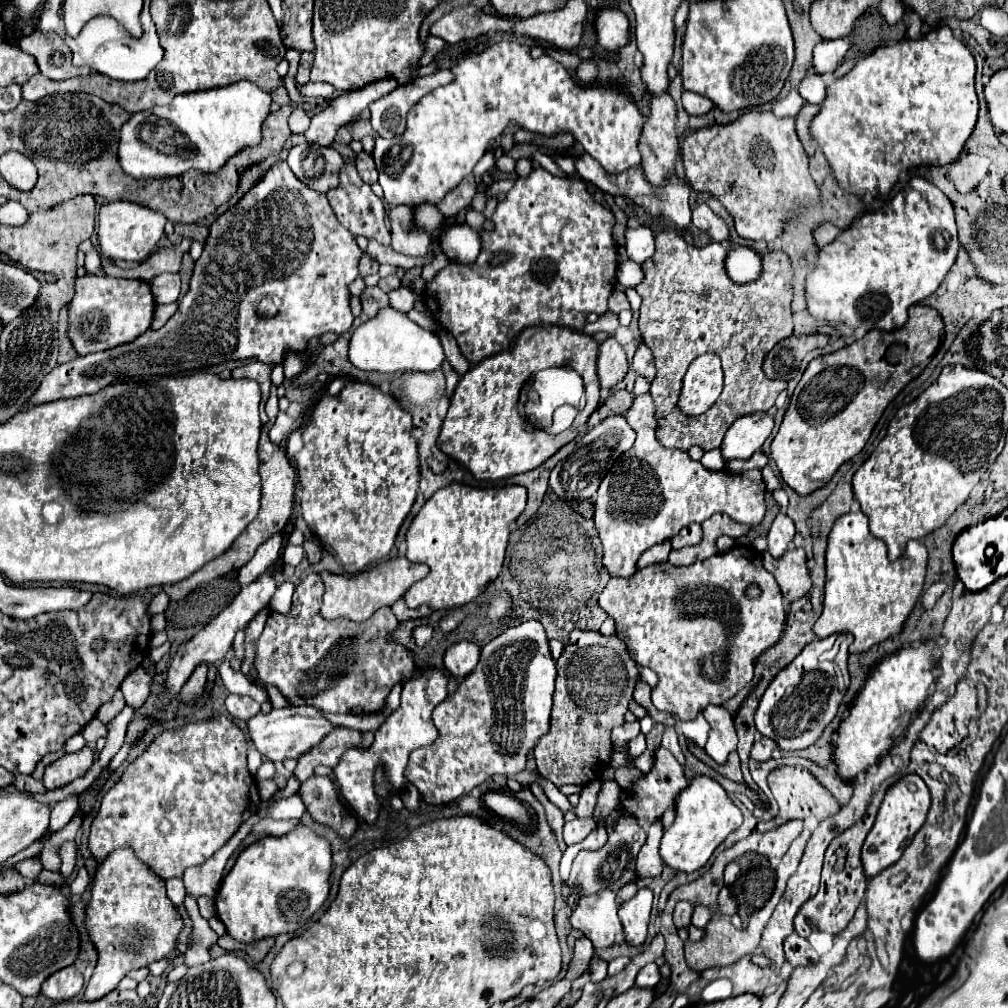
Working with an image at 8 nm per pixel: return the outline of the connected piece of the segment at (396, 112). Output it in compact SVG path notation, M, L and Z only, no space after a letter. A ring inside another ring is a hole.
M439 70L433 76L421 76L407 86L397 86L387 96L369 104L371 110L371 126L383 138L395 138L405 132L405 118L409 108L421 100L421 96L429 94L433 88L445 86L453 82L451 70Z

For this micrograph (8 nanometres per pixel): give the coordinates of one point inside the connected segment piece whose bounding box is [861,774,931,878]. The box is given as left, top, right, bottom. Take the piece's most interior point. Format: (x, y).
(905, 806)

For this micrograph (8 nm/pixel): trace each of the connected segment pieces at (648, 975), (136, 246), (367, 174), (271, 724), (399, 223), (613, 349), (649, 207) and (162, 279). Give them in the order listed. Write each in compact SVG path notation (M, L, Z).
M647 964L647 966L637 974L635 984L637 984L639 988L653 988L659 980L661 980L661 976L659 976L659 970L657 970L657 964Z
M111 202L103 204L99 210L99 242L103 248L103 254L109 260L125 260L125 262L143 262L157 242L163 236L163 226L167 218L161 212L155 212L151 208L143 208L133 202Z
M359 152L355 158L355 166L357 166L357 172L363 182L367 182L367 184L377 182L377 170L375 170L375 162L373 162L371 154Z
M291 706L281 710L271 710L267 714L259 712L257 716L247 720L247 734L255 748L269 760L285 760L285 758L299 758L309 748L317 746L325 734L329 734L335 726L319 716L319 710L313 706Z
M391 206L387 210L387 220L391 224L391 246L399 254L425 256L429 252L431 236L413 222L415 206Z
M613 336L607 338L599 346L599 360L597 360L597 374L599 374L601 388L613 390L625 378L627 368L629 364L625 358L625 350Z
M585 152L575 158L575 170L577 170L577 174L579 174L583 180L595 184L595 186L601 188L603 192L613 194L613 196L621 194L621 196L629 198L635 206L645 208L645 210L647 210L649 214L653 214L653 216L663 216L665 220L675 222L679 228L687 228L687 226L691 224L691 208L689 208L691 186L689 186L683 178L679 178L677 174L669 176L663 186L653 188L653 186L645 180L641 164L639 164L639 166L633 166L633 168L621 172L621 174L609 174L609 172L601 170L601 164L597 164L597 160L593 160L593 158L591 158L589 154L585 154Z
M161 274L161 276L157 276L151 282L151 290L153 290L153 296L155 296L157 304L175 302L179 298L179 290L181 290L179 274Z

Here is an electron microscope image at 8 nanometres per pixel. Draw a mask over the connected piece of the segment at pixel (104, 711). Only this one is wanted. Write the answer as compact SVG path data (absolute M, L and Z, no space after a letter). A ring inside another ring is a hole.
M117 692L117 694L113 696L113 700L111 700L109 704L105 704L105 708L101 708L101 712L97 712L97 718L99 718L103 724L107 724L107 722L111 722L123 708L125 708L125 698L123 698L121 692Z

